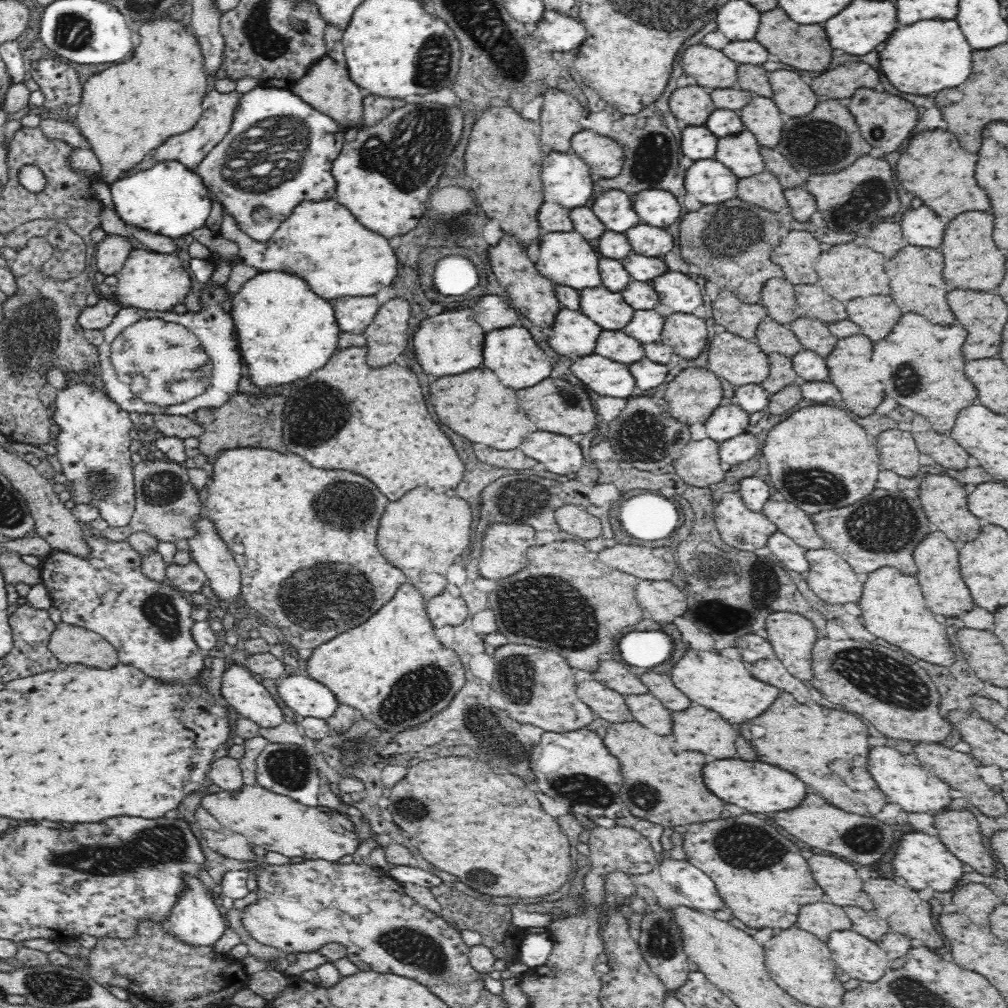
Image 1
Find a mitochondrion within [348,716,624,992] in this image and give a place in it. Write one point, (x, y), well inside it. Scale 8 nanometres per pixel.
(582, 790)

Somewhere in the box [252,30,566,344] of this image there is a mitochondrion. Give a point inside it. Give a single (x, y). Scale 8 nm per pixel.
(411, 154)

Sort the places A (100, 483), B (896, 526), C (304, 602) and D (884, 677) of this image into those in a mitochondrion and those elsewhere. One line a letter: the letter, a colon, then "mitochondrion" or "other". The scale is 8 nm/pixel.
A: mitochondrion
B: mitochondrion
C: mitochondrion
D: mitochondrion

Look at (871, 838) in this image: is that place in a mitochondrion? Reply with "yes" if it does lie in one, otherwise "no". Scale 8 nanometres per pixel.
yes

